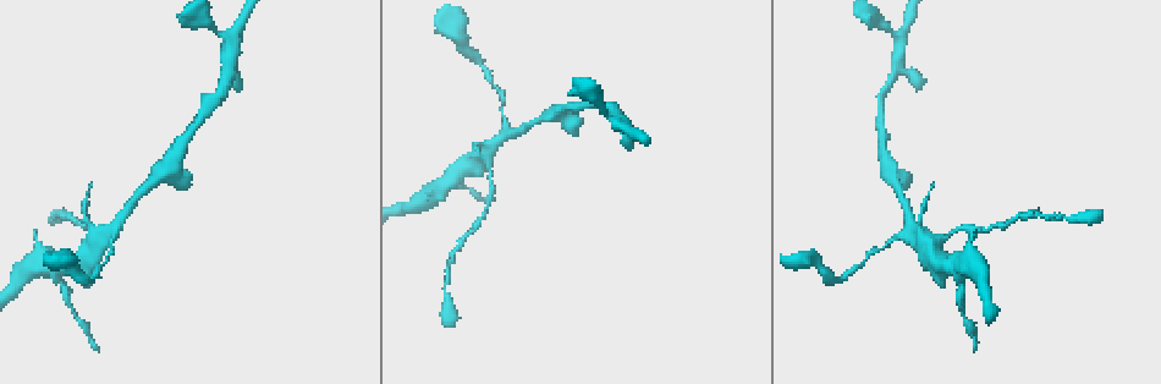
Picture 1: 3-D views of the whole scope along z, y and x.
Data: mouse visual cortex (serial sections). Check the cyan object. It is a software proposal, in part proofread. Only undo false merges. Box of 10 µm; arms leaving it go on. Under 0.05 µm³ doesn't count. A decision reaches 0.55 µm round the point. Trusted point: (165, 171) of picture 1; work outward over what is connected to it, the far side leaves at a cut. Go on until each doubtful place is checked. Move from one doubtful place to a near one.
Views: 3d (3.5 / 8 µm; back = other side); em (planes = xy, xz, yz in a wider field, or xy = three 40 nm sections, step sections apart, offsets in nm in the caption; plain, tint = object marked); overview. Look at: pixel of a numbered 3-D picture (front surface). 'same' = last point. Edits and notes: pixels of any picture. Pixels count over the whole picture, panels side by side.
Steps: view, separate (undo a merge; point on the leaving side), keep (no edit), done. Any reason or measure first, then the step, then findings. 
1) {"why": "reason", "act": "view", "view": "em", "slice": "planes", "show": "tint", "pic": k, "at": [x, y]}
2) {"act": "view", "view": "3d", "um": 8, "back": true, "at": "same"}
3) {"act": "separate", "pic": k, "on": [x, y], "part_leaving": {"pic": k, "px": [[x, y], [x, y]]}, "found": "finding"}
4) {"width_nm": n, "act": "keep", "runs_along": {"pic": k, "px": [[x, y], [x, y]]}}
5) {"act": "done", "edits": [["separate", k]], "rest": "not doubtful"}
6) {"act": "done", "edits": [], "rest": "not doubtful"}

{"why": "three-way junction", "act": "view", "view": "3d", "um": 3.5, "pic": 1, "at": [116, 224]}

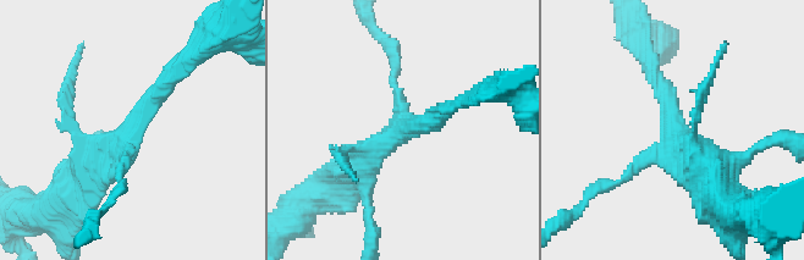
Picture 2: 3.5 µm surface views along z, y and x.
{"why": "shape alone is not enough", "act": "view", "view": "em", "slice": "planes", "show": "tint", "pic": 2, "at": [675, 137]}

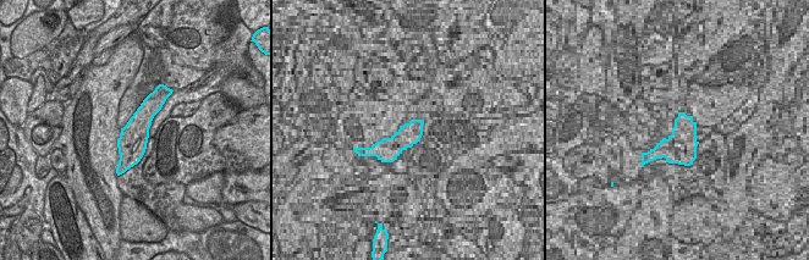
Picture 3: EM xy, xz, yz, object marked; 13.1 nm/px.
{"width_nm": 380, "act": "keep", "runs_along": {"pic": 2, "px": [[175, 72], [77, 192]]}, "found": "one cell here"}

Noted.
{"why": "narrows sharply", "act": "view", "view": "3d", "um": 3.5, "pic": 1, "at": [491, 175]}

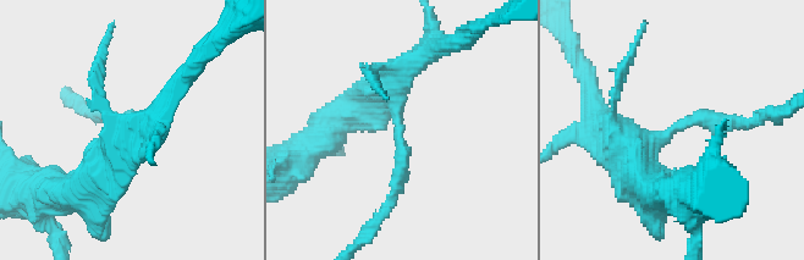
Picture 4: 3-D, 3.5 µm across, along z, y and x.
{"arm_widths_nm": [200, 400], "act": "view", "view": "em", "slice": "xy", "step": 5, "show": "tint", "pic": 4, "at": [677, 129]}

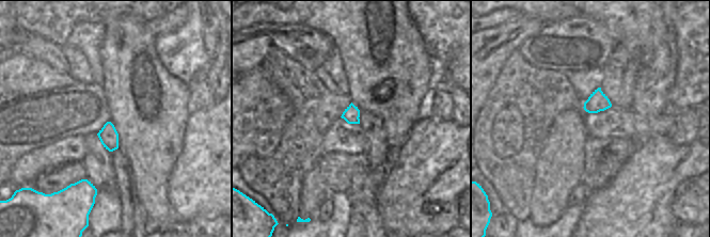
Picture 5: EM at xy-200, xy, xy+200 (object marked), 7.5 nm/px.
{"act": "separate", "pic": 4, "on": [400, 175], "part_leaving": {"pic": 4, "px": [[400, 132], [396, 192], [367, 236]]}, "found": "a second cell is stuck on"}

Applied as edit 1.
{"why": "two arms in line, one across", "act": "view", "view": "3d", "um": 3.5, "pic": 1, "at": [619, 127]}

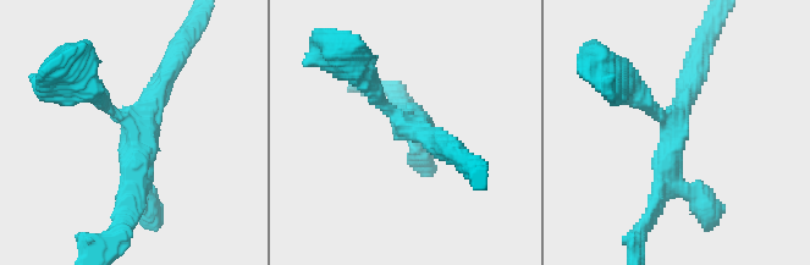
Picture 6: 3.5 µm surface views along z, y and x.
{"act": "view", "view": "em", "slice": "xy", "step": 3, "show": "tint", "pic": 6, "at": [673, 127]}

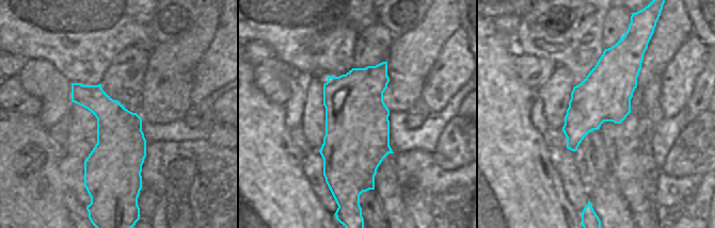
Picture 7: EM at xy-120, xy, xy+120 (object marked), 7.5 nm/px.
{"width_nm": 480, "act": "keep", "runs_along": {"pic": 6, "px": [[131, 205], [134, 126], [86, 84]]}, "found": "continuous, no second cell"}

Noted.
{"act": "done", "edits": [["separate", 4]], "rest": "not doubtful"}

